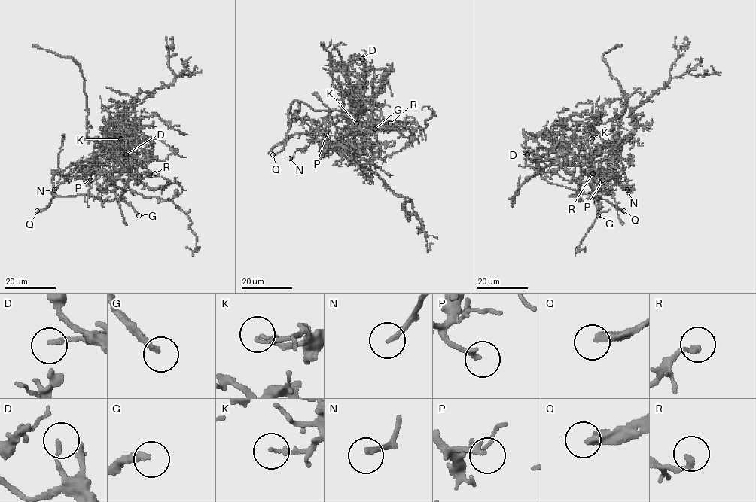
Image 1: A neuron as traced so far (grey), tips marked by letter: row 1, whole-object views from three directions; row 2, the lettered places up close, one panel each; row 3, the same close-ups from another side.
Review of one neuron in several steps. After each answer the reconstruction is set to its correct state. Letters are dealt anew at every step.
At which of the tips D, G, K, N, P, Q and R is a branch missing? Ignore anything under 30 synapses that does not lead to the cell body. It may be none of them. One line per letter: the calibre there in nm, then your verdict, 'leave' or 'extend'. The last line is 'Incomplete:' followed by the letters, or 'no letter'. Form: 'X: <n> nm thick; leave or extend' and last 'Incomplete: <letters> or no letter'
D: 190 nm thick; leave
G: 240 nm thick; extend
K: 170 nm thick; leave
N: 190 nm thick; leave
P: 200 nm thick; extend
Q: 360 nm thick; extend
R: 240 nm thick; leave
Incomplete: G, P, Q

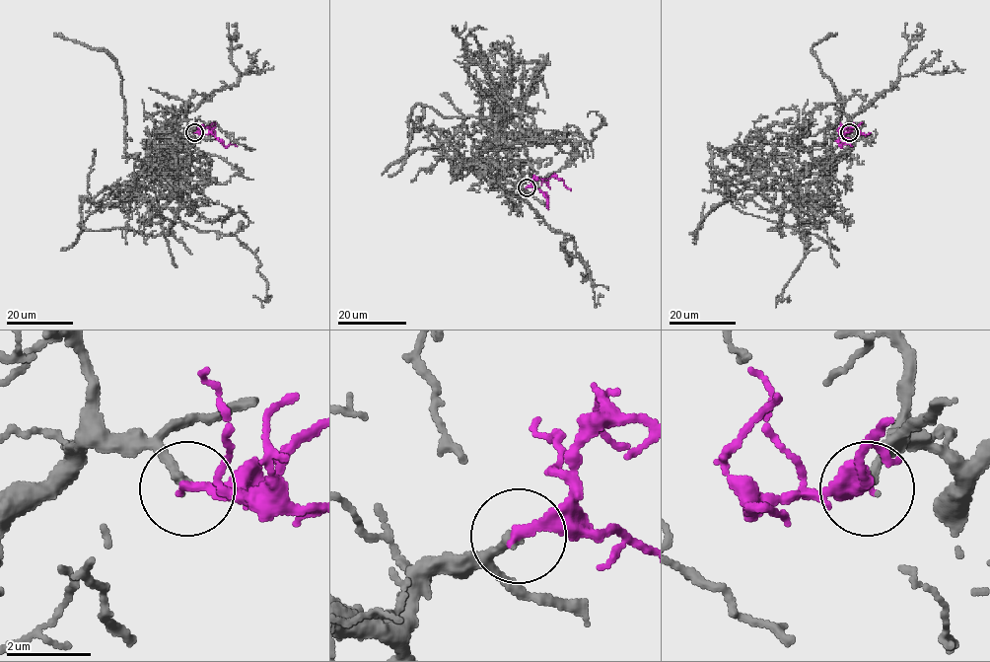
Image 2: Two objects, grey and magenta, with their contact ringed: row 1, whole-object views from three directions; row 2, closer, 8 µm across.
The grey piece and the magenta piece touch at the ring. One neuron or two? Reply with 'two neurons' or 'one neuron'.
one neuron

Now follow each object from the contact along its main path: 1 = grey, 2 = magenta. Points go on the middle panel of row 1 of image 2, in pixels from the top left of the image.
1: (527, 187), (508, 193), (476, 160), (508, 135), (590, 142), (602, 121), (595, 110), (587, 116)
2: (527, 187), (533, 178), (556, 177), (570, 189)

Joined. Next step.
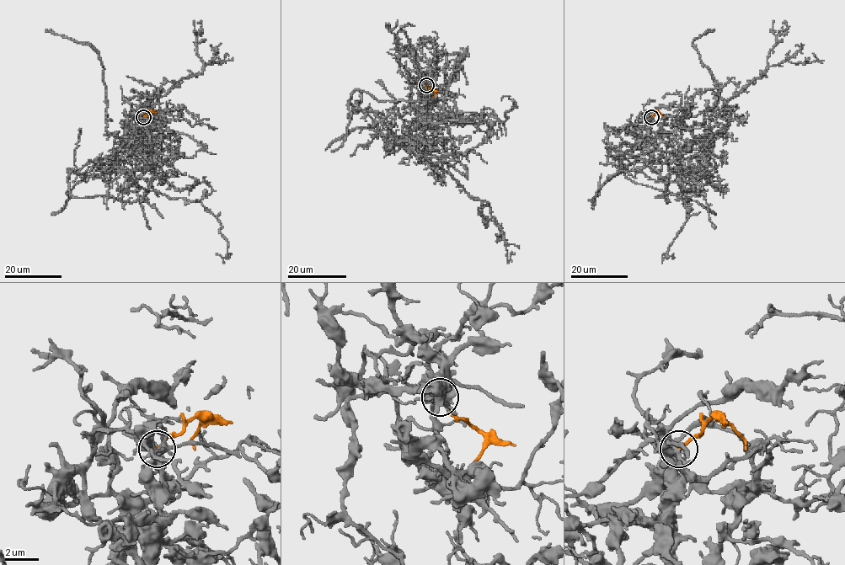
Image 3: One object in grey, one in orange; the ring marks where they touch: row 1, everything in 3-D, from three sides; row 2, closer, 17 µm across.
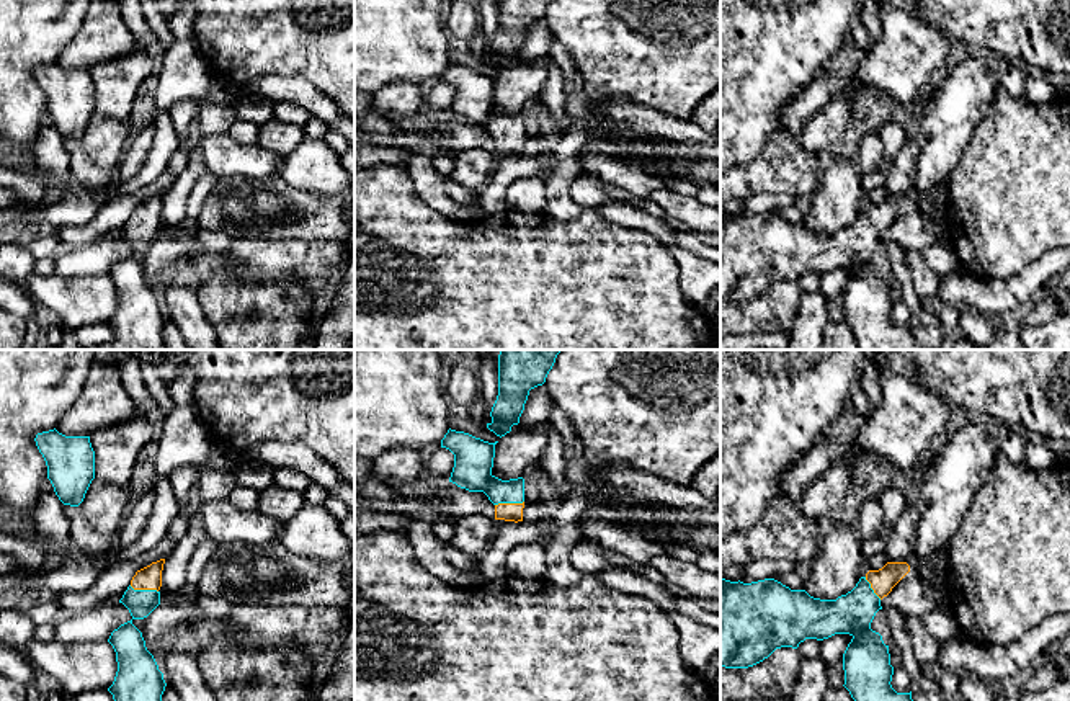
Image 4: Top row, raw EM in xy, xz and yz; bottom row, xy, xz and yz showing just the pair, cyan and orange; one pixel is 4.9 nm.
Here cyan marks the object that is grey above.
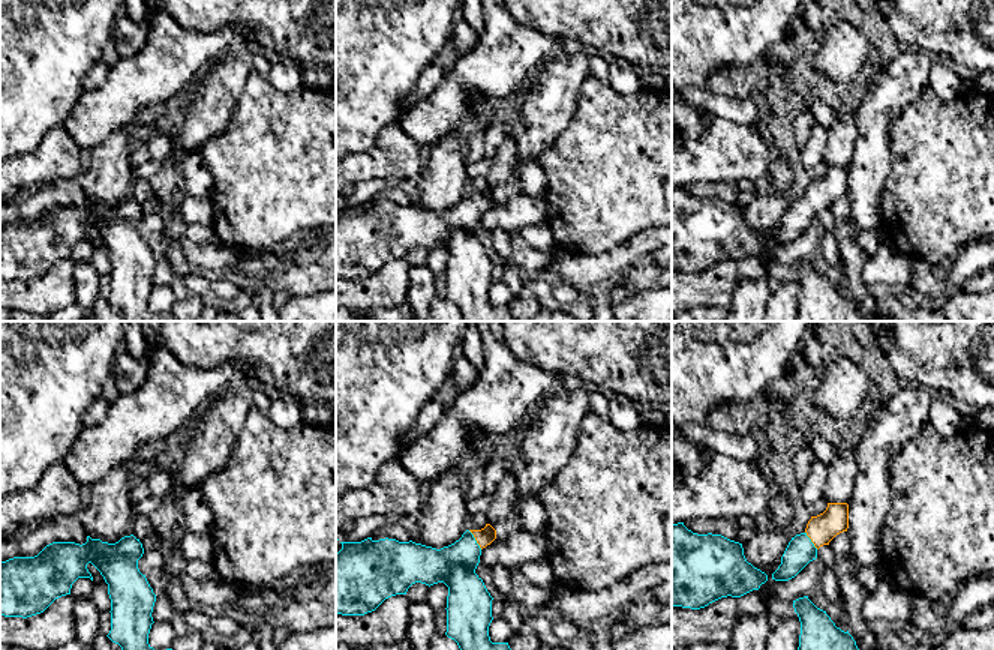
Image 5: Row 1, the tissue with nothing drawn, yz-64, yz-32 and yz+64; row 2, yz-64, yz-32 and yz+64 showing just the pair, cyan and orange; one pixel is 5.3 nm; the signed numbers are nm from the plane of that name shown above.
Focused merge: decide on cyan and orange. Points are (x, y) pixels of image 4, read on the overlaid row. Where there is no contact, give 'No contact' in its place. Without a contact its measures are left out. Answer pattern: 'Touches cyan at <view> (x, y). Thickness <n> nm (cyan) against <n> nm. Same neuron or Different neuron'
Touches cyan at xz (508, 502). Thickness 190 nm (cyan) against 100 nm. Same neuron

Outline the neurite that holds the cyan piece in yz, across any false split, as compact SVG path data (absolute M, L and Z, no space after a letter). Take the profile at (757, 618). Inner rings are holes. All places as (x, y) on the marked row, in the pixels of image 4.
M887 562L879 570L869 570L856 587L836 600L820 600L805 590L791 590L774 578L751 583L720 580L720 665L748 668L768 659L776 649L797 649L805 639L823 641L835 634L853 639L843 654L845 688L854 701L913 701L910 693L897 693L890 681L889 645L871 629L881 600L910 572L907 562Z

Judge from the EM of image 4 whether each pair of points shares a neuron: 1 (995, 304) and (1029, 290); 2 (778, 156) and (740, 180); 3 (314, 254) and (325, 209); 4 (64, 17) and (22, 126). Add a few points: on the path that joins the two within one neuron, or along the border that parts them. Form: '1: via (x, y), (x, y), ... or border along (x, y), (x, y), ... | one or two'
1: via (1003, 296), (1021, 290) | one
2: via (768, 165), (757, 177), (750, 178) | one
3: border along (278, 241), (334, 241), (337, 244) | two
4: via (36, 44), (22, 59), (22, 98) | one

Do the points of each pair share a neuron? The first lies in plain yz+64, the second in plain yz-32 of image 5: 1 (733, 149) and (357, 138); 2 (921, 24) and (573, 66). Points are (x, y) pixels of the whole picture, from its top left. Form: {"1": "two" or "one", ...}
{"1": "two", "2": "two"}

